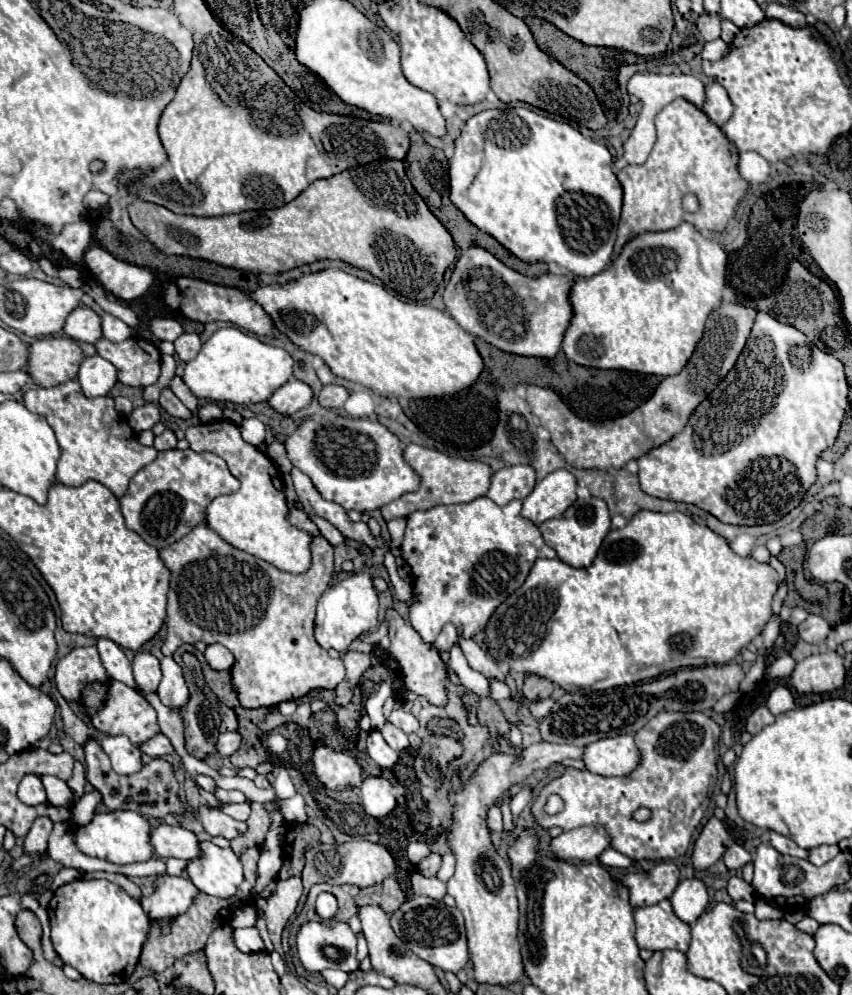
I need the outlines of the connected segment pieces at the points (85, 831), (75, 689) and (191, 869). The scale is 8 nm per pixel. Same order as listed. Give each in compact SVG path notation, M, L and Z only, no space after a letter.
M116 810L116 812L96 812L94 818L72 830L74 842L80 852L88 856L96 856L114 864L132 864L132 862L146 862L152 858L152 846L148 844L150 824L138 812Z
M96 646L74 648L56 664L56 688L66 700L78 702L80 692L86 682L92 680L108 680L108 672L104 670Z
M200 842L200 858L196 860L188 860L186 864L186 872L188 878L192 880L192 884L210 894L210 896L218 896L218 898L228 898L236 894L238 884L244 880L242 876L242 864L238 860L238 856L232 852L232 848L220 848L212 842Z

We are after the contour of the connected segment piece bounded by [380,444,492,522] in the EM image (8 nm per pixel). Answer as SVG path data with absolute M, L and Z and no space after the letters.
M408 444L404 448L404 460L420 476L420 486L416 492L402 494L398 500L380 508L382 518L386 522L390 522L394 518L408 518L416 510L428 510L428 508L438 506L438 504L466 504L466 502L472 502L474 498L480 498L488 492L492 472L490 472L488 464L484 464L484 462L450 458L438 450L424 448L418 444Z

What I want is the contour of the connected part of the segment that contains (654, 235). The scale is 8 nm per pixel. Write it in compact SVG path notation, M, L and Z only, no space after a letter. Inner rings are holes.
M680 224L668 232L646 232L644 236L636 236L606 270L592 278L576 278L570 292L574 318L564 336L562 352L568 360L586 368L676 376L696 350L710 312L722 302L726 262L728 252L718 242L704 238L690 224Z

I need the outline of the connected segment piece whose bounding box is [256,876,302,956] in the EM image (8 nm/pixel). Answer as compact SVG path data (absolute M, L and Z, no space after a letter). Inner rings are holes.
M298 876L274 880L262 890L262 894L256 896L258 912L262 912L274 950L281 956L284 956L282 930L288 918L294 914L300 896L302 896L302 880Z

